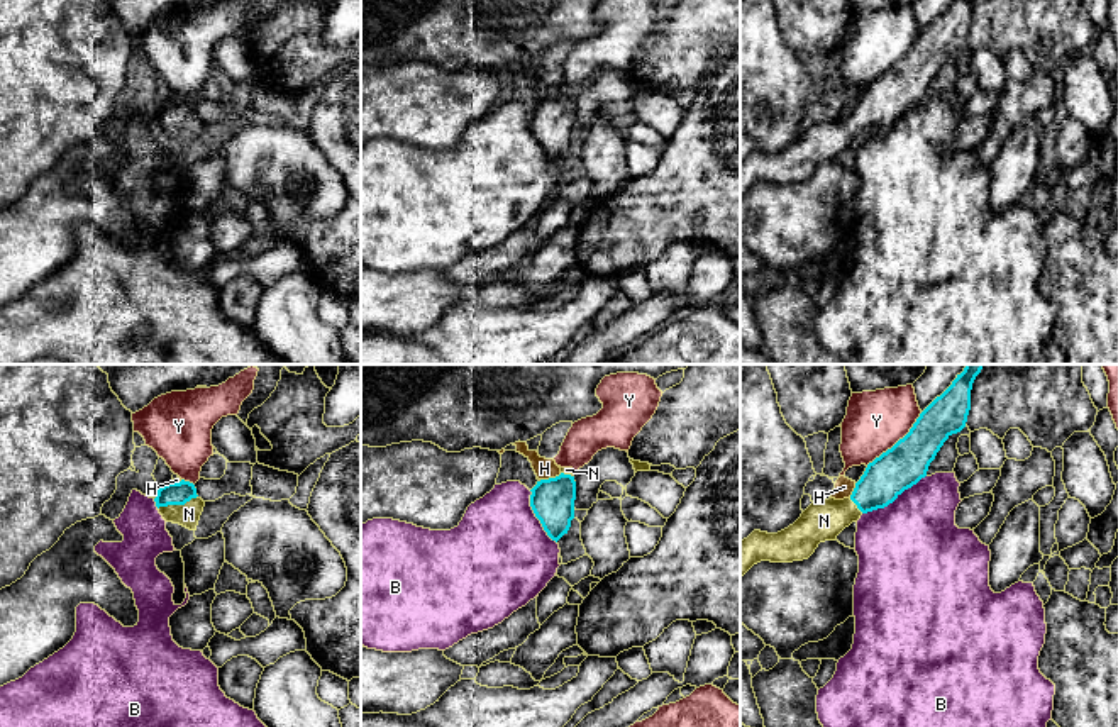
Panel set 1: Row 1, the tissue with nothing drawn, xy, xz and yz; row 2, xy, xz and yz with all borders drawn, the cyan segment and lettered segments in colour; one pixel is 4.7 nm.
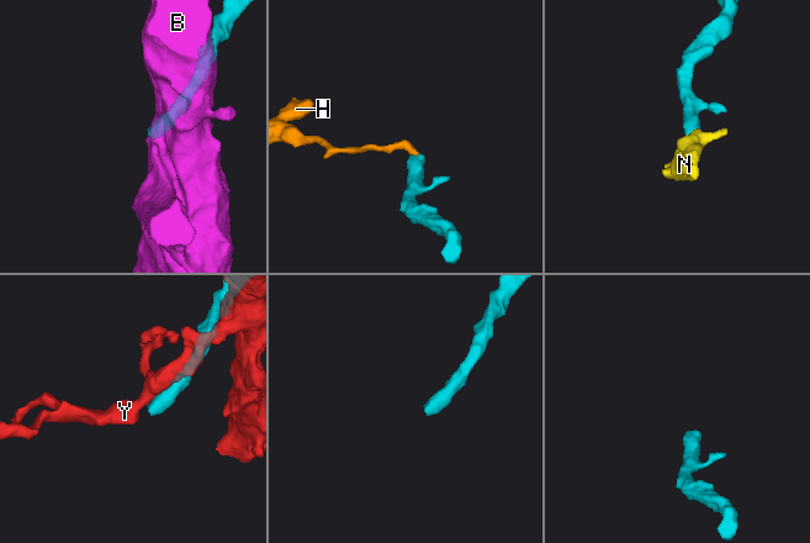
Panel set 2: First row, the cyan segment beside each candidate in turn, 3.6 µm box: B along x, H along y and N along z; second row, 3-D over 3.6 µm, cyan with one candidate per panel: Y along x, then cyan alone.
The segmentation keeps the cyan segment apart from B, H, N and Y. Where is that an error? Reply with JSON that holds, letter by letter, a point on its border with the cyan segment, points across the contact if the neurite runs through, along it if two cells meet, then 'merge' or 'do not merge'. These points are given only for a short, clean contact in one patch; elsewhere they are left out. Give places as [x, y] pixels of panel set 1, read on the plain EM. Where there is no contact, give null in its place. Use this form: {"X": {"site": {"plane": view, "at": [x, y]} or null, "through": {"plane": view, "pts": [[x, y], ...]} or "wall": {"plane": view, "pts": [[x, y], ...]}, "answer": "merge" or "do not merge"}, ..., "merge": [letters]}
{"B": {"site": {"plane": "yz", "at": [893, 121]}, "answer": "do not merge"}, "H": {"site": {"plane": "xz", "at": [551, 99]}, "wall": {"plane": "xz", "pts": [[561, 94], [541, 100]]}, "answer": "do not merge"}, "N": {"site": {"plane": "xy", "at": [177, 124]}, "through": {"plane": "xy", "pts": [[173, 114], [177, 124], [188, 134]]}, "answer": "merge"}, "Y": {"site": {"plane": "yz", "at": [898, 61]}, "answer": "do not merge"}, "merge": ["N"]}

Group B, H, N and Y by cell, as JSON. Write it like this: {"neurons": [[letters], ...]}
{"neurons": [["B"], ["H"], ["N"], ["Y"]]}

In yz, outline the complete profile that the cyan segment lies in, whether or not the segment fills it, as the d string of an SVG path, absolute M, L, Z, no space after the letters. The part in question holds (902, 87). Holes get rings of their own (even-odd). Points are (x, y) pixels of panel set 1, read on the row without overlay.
M954 0L952 5L920 34L903 59L867 85L849 119L828 119L820 124L811 124L788 149L778 154L754 151L744 159L740 163L740 198L761 181L793 183L808 180L820 163L835 161L837 156L852 142L857 142L862 134L888 127L905 110L925 98L930 83L944 63L966 47L971 31L972 3L974 0Z

